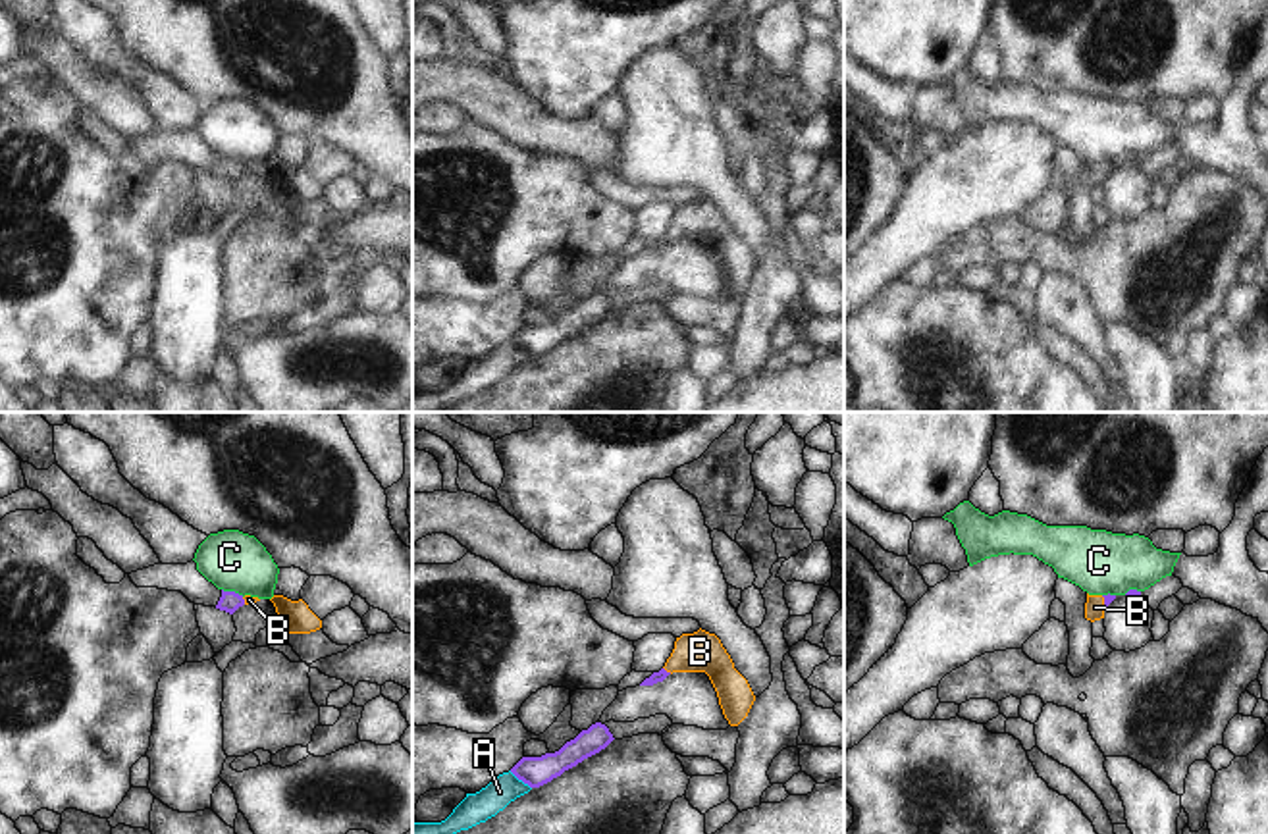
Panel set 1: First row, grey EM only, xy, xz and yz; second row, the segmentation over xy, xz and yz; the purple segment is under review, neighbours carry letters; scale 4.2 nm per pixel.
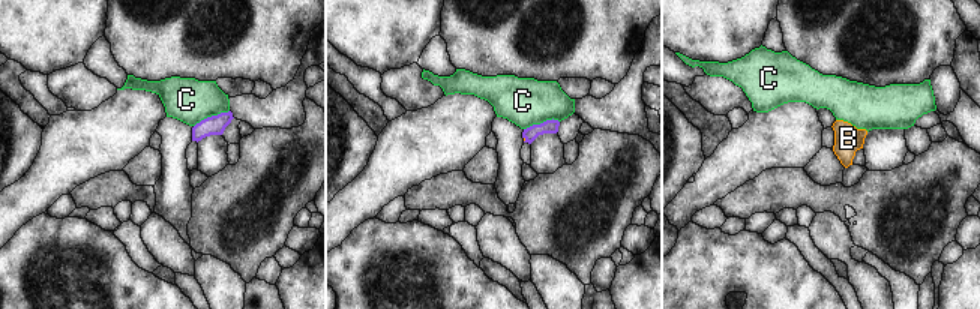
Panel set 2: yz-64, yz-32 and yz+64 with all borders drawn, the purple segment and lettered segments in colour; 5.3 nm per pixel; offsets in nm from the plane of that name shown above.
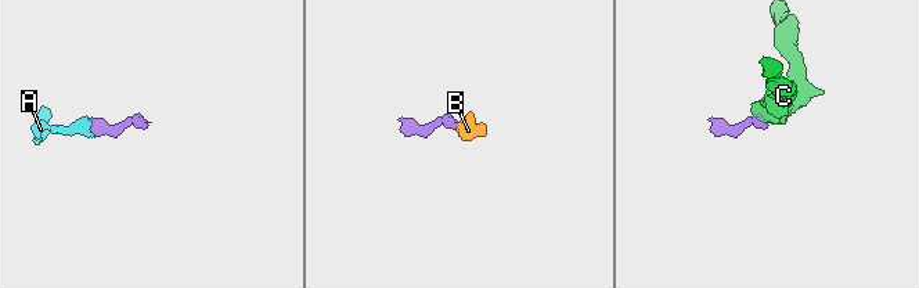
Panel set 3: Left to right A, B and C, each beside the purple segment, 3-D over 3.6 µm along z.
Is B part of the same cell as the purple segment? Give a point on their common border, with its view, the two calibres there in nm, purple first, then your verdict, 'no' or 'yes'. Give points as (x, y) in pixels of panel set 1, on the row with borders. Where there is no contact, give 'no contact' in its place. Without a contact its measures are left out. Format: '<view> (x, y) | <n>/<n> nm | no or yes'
xz (665, 671) | 50/170 nm | yes

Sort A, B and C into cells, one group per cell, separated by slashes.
A B / C

